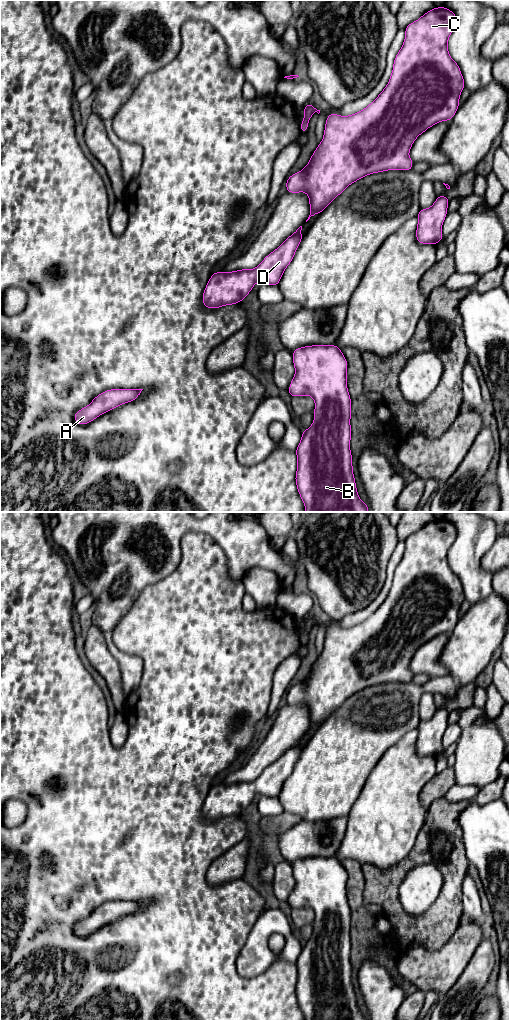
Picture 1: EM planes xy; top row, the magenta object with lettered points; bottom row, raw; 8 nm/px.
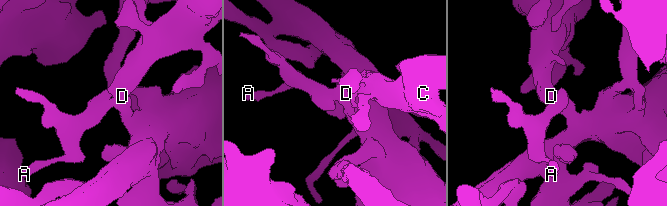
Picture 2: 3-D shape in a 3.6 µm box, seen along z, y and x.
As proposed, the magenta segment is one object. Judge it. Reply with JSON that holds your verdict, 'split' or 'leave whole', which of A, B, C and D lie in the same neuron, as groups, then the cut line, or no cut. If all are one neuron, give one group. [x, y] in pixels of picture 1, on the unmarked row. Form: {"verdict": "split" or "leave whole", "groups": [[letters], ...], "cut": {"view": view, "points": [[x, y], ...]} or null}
{"verdict": "leave whole", "groups": [["A", "B", "C", "D"]], "cut": null}

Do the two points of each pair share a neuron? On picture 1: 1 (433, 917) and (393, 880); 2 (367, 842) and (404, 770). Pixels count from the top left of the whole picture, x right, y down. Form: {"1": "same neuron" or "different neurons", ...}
{"1": "same neuron", "2": "same neuron"}

